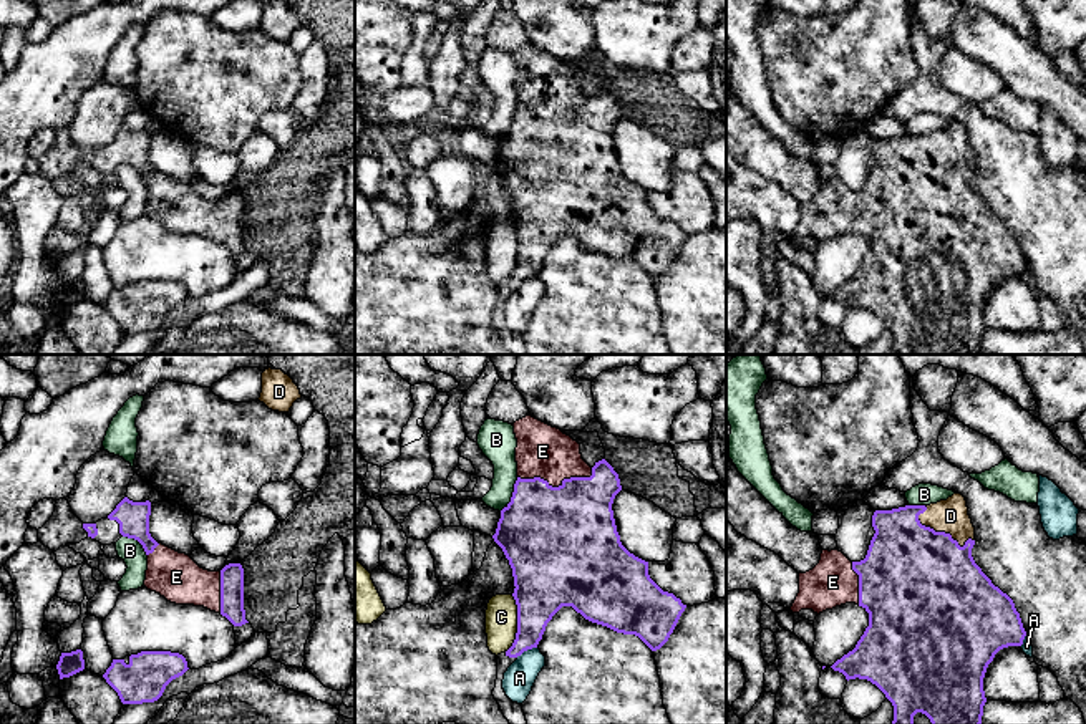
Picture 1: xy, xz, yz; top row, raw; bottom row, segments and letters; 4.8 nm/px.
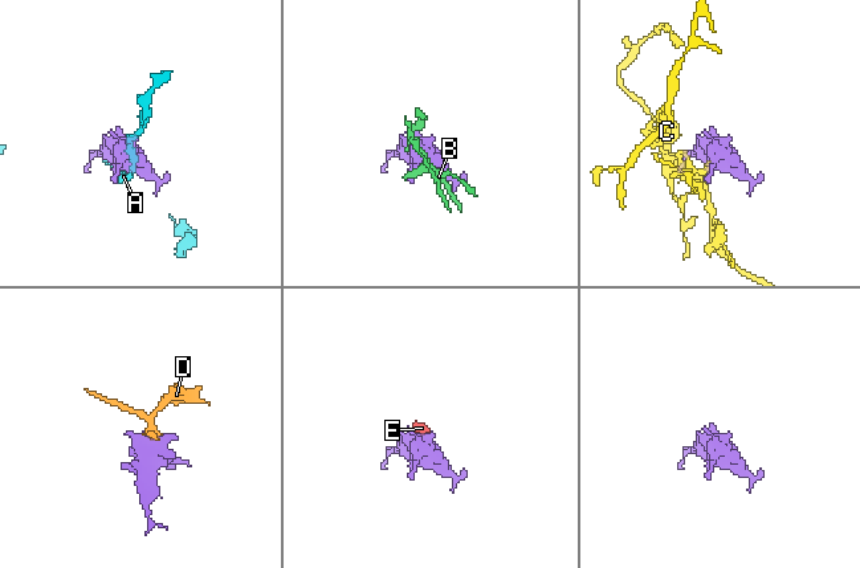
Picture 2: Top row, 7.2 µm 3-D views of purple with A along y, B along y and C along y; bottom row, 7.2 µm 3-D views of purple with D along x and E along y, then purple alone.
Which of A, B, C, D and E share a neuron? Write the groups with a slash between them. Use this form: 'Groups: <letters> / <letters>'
Groups: A / B / C / D E

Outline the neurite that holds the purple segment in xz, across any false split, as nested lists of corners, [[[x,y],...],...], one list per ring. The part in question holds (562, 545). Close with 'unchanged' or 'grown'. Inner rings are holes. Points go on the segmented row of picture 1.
[[[526,416],[512,426],[517,439],[517,480],[511,502],[501,510],[492,538],[502,548],[512,568],[517,633],[512,646],[497,654],[497,679],[492,696],[509,724],[527,724],[522,706],[512,702],[502,689],[504,673],[524,651],[537,648],[547,623],[562,606],[572,606],[585,620],[617,633],[635,635],[652,651],[657,651],[668,641],[686,605],[673,593],[663,591],[650,578],[648,562],[635,557],[622,545],[612,510],[613,499],[622,485],[613,467],[605,459],[590,467],[582,459],[577,441],[532,416]]]; grown

